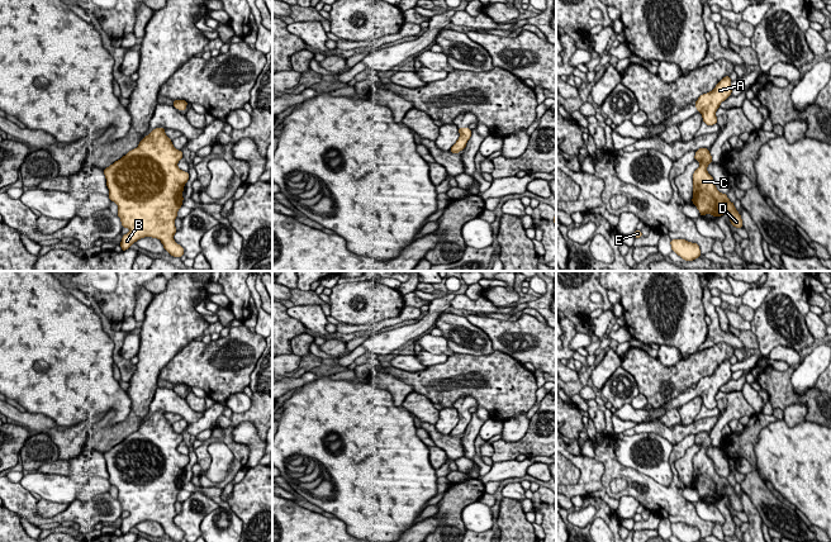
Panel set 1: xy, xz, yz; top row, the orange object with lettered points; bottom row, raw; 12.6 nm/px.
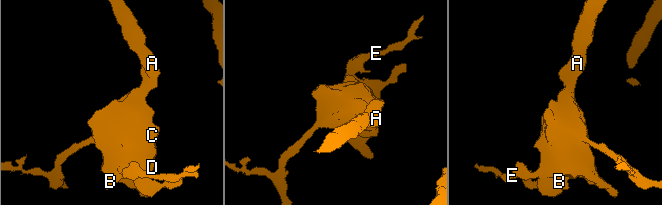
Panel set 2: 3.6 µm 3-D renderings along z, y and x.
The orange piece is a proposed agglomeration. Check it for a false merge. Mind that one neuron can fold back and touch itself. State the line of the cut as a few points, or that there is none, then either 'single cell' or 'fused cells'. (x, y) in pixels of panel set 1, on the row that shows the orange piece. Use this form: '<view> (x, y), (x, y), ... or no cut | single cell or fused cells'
no cut | single cell

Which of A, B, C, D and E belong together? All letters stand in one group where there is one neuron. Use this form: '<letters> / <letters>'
A B C D E

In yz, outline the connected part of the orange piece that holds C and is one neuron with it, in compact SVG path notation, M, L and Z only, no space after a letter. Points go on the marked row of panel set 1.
M707 148L695 151L694 160L699 161L699 167L693 173L693 199L701 217L707 213L713 217L722 217L728 213L730 222L736 228L742 228L742 219L735 209L735 204L730 201L727 194L721 194L714 185L713 177L708 173L707 166L713 162Z

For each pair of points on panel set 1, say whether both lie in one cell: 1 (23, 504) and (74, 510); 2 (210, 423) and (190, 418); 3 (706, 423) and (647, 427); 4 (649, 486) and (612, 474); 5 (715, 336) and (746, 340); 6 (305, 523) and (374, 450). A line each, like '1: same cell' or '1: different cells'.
1: same cell
2: different cells
3: same cell
4: same cell
5: different cells
6: different cells

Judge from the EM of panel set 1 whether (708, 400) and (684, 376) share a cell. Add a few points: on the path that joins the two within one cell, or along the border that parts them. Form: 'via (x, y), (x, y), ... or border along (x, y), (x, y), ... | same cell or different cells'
border along (691, 386), (665, 403) | different cells

